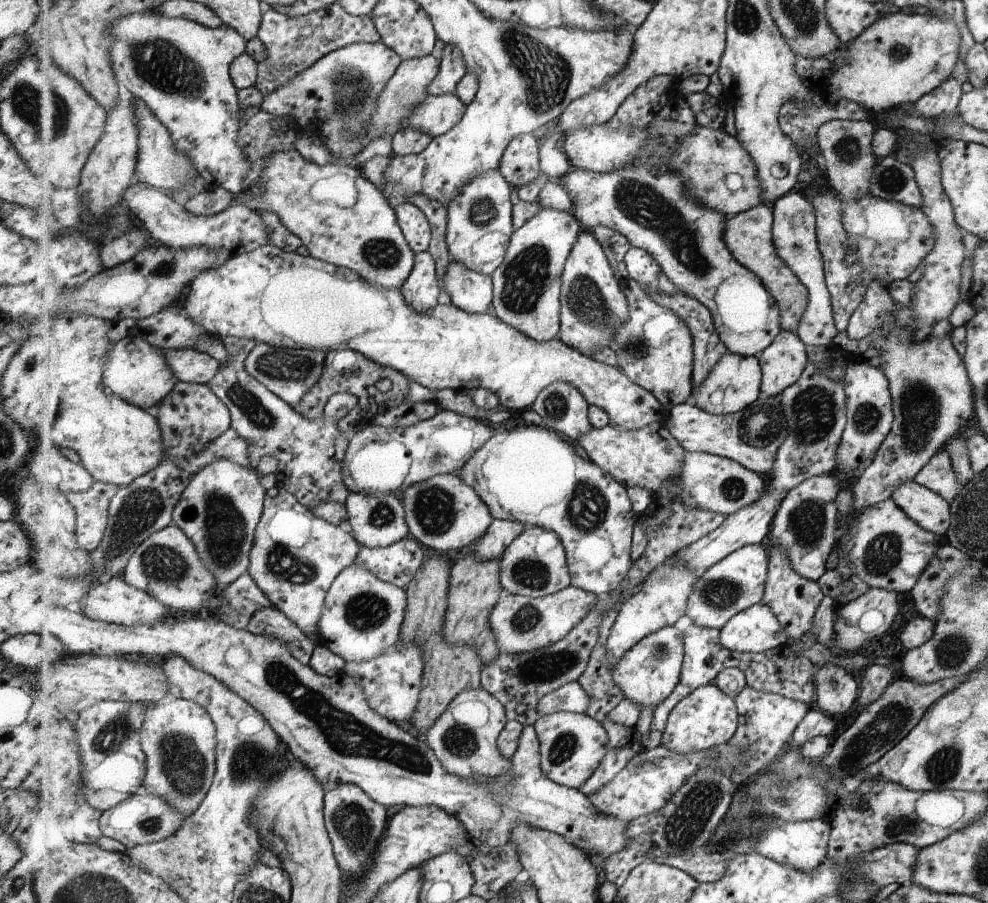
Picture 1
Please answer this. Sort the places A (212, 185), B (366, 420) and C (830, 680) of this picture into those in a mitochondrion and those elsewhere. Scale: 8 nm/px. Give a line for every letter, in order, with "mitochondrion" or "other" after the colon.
A: other
B: other
C: mitochondrion

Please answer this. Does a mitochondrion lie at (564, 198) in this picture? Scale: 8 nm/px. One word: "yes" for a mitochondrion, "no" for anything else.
no

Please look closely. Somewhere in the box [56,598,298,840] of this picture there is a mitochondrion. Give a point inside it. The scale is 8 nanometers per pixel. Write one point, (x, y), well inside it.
(183, 764)

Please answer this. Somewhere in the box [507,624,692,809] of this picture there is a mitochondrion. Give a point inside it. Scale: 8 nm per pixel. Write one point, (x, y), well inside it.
(534, 671)

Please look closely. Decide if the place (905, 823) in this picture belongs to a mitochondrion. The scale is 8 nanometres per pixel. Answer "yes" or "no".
yes

